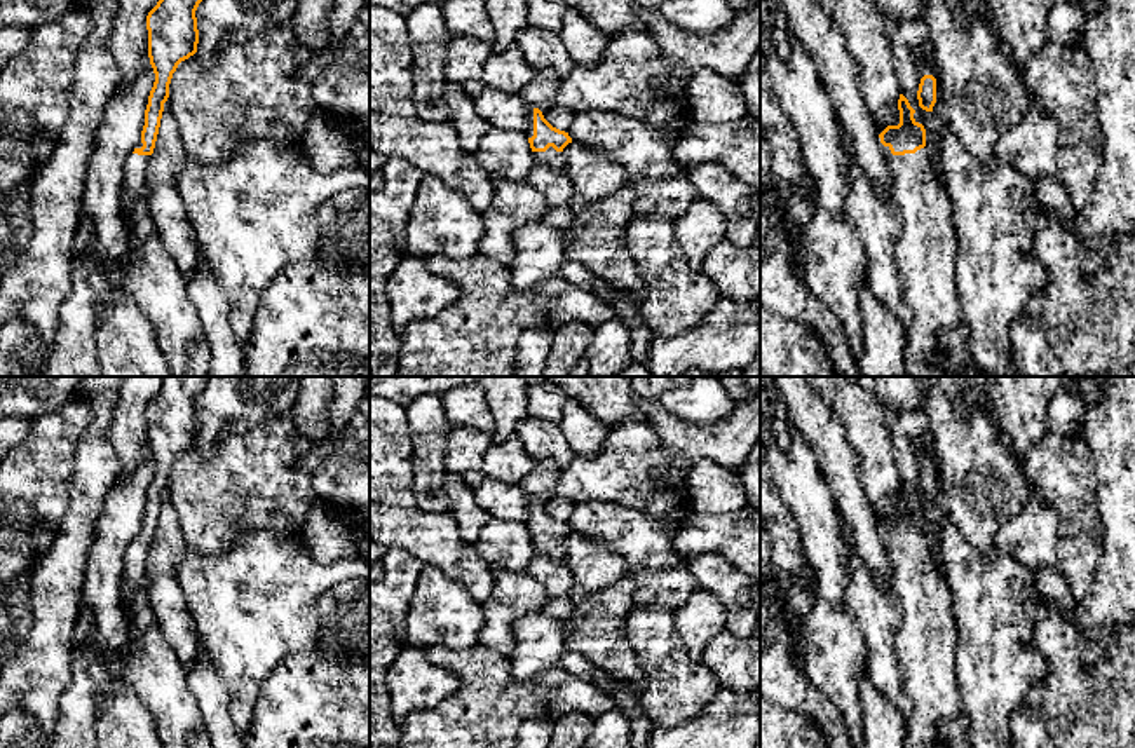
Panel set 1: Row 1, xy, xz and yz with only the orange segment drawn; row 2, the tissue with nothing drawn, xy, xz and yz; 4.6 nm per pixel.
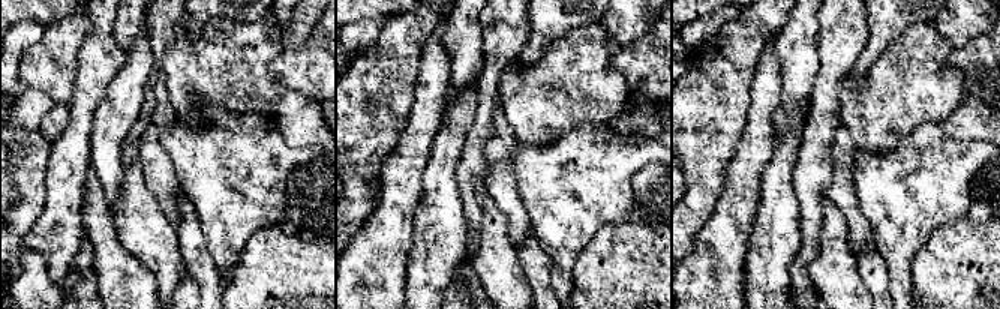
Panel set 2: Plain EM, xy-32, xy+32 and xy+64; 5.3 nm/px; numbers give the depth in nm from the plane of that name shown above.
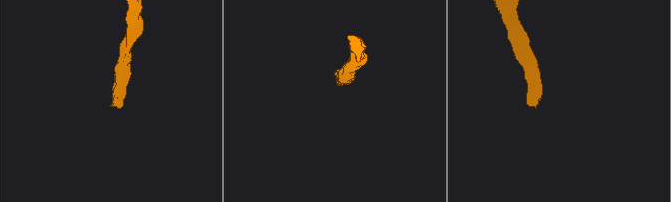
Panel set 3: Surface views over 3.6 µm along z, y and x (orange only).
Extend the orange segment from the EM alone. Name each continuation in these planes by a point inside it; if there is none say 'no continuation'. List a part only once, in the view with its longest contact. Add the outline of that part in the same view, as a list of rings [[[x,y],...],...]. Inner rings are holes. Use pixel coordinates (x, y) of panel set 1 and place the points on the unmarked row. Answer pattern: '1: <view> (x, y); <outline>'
1: yz (926, 639); [[[882,535],[891,565],[891,591],[900,603],[896,633],[903,689],[912,701],[905,748],[938,748],[936,724],[962,710],[955,677],[957,622],[947,577],[931,560],[933,535],[893,546]]]

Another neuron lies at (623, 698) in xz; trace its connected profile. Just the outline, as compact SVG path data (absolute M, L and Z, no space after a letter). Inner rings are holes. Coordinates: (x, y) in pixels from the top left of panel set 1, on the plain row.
M570 650L561 656L560 668L608 694L612 697L614 708L622 710L628 717L628 725L631 731L631 746L647 748L649 734L654 722L647 717L647 713L638 703L638 697L629 690L624 682L595 666L581 654Z

